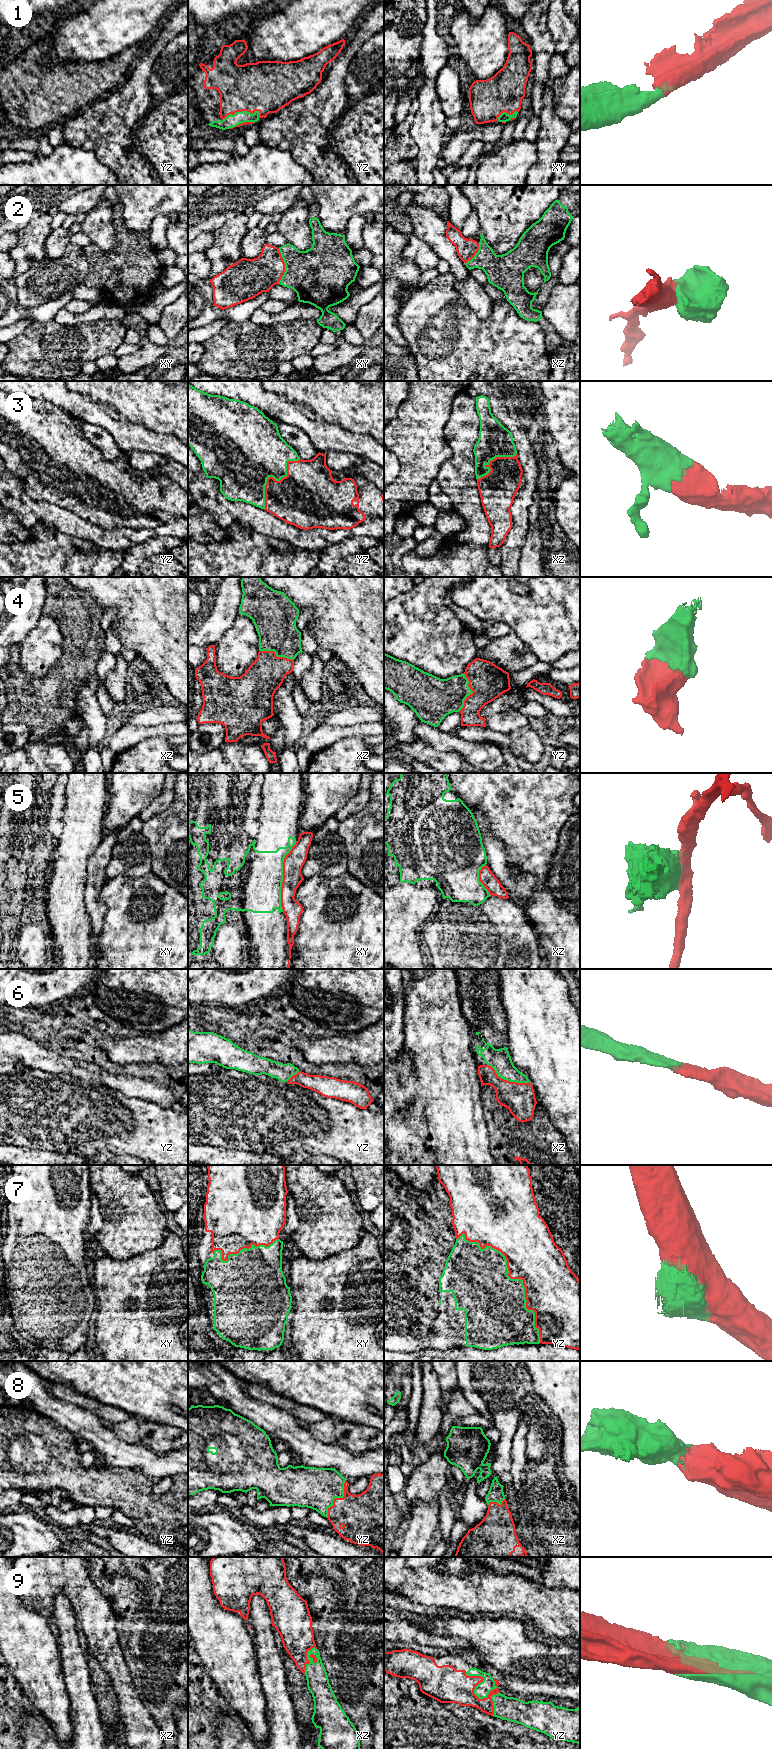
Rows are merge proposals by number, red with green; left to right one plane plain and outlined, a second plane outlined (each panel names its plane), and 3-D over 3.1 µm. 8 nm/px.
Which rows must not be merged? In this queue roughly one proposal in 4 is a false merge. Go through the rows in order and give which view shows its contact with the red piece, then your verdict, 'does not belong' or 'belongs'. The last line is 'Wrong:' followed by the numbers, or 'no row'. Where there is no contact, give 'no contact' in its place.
1: contact in yz; belongs
2: contact in xy; does not belong
3: contact in yz; belongs
4: contact in yz; belongs
5: contact in xy; does not belong
6: contact in xz; belongs
7: contact in yz; belongs
8: contact in yz; belongs
9: contact in yz; belongs
Wrong: 2, 5

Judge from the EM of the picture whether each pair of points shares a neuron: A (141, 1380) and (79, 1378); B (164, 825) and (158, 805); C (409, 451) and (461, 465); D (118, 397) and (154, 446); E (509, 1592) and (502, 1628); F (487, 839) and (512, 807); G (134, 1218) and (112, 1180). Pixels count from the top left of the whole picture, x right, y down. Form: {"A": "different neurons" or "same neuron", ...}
{"A": "same neuron", "B": "different neurons", "C": "different neurons", "D": "different neurons", "E": "different neurons", "F": "different neurons", "G": "same neuron"}

